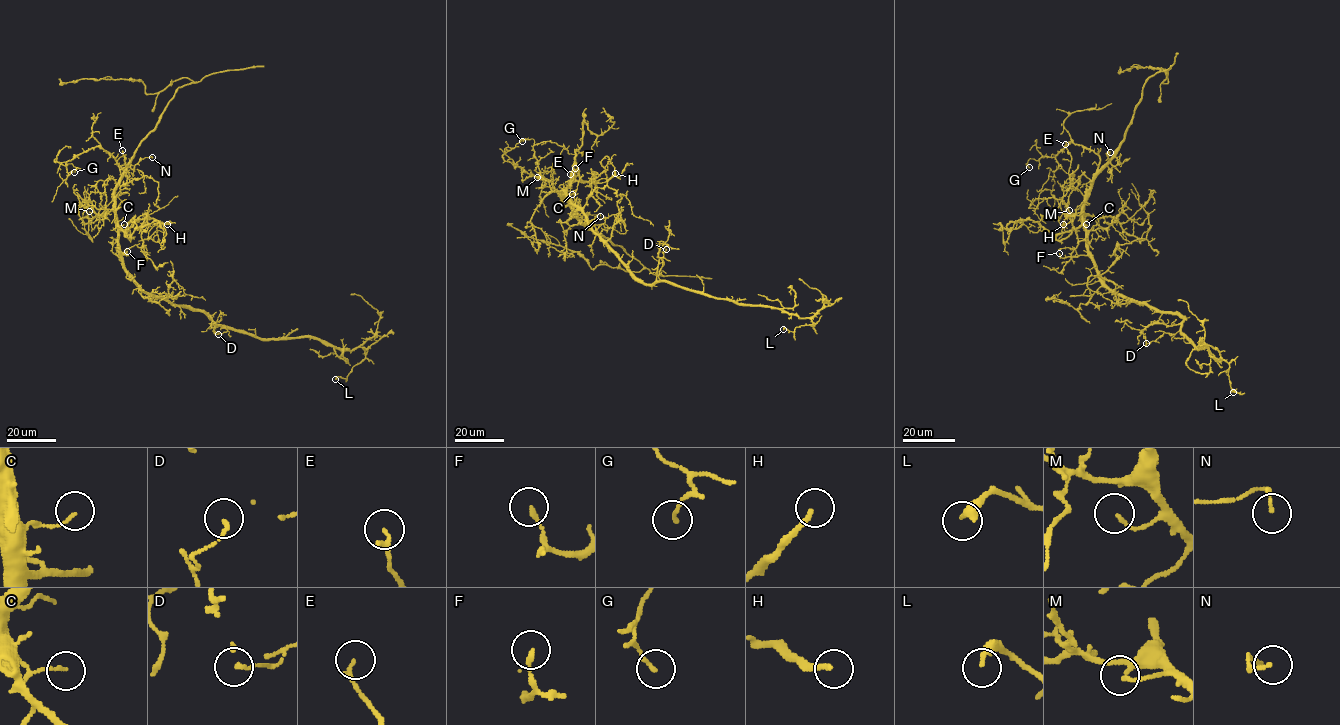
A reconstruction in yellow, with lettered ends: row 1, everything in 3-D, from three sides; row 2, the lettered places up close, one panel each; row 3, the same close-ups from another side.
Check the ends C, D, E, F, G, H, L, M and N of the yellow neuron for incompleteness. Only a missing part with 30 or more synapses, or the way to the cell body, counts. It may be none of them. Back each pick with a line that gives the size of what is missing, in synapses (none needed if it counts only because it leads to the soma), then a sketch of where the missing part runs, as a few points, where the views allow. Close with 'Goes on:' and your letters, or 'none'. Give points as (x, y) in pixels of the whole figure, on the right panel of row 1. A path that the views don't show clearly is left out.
H: 35 synapses; course (1063, 224), (1057, 225), (1048, 218), (1061, 215), (1071, 220)
Goes on: H

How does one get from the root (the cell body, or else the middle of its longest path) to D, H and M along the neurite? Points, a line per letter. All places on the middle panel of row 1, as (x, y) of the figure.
D: (570, 200), (618, 259), (643, 282), (652, 284), (660, 280), (661, 258), (666, 249)
H: (570, 200), (565, 190), (574, 165), (582, 180), (594, 177), (596, 182), (603, 182), (615, 173)
M: (570, 200), (562, 190), (553, 191), (547, 180), (537, 177)

